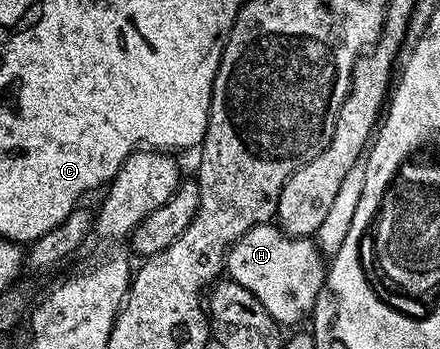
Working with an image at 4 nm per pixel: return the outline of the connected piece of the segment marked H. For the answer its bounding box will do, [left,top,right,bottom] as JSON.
[226,222,326,328]

